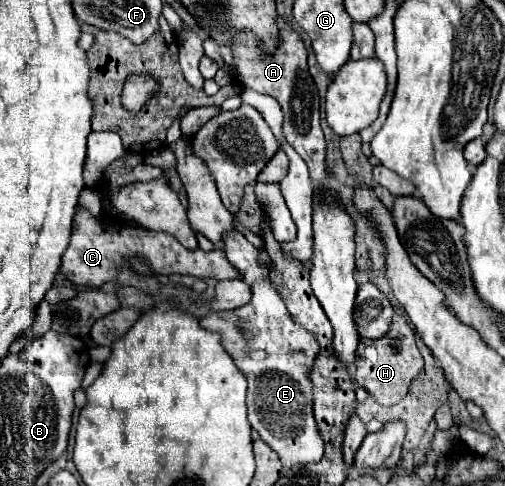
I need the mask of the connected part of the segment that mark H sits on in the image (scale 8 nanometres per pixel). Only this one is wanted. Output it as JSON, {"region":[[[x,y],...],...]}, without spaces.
{"region":[[[397,326],[397,330],[387,332],[379,340],[371,340],[371,344],[359,344],[355,352],[355,382],[363,386],[379,404],[393,406],[397,404],[409,388],[409,382],[423,370],[423,358],[419,354],[419,348],[415,346],[415,334],[409,326]]]}

